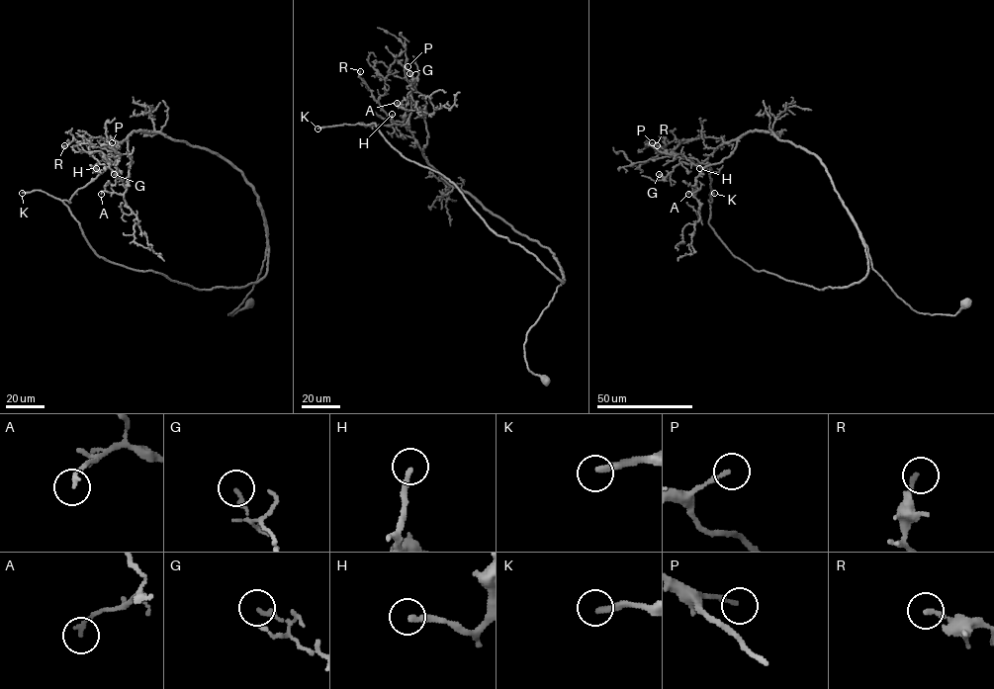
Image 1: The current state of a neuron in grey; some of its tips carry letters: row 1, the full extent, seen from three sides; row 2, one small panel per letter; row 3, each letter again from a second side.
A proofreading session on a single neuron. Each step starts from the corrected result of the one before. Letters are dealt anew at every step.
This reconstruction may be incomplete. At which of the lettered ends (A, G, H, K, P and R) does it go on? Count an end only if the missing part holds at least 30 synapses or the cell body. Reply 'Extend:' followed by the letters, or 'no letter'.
Extend: H, K

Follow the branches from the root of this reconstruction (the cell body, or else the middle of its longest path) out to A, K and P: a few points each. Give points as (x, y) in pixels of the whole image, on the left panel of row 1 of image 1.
A: (250, 303), (228, 314), (257, 279), (266, 226), (252, 186), (228, 162), (135, 130), (126, 191), (101, 194)
K: (250, 303), (228, 314), (256, 281), (266, 241), (258, 281), (198, 290), (100, 257), (61, 201), (22, 193)
P: (250, 303), (228, 314), (266, 246), (243, 175), (158, 132), (129, 136), (129, 168), (112, 142)

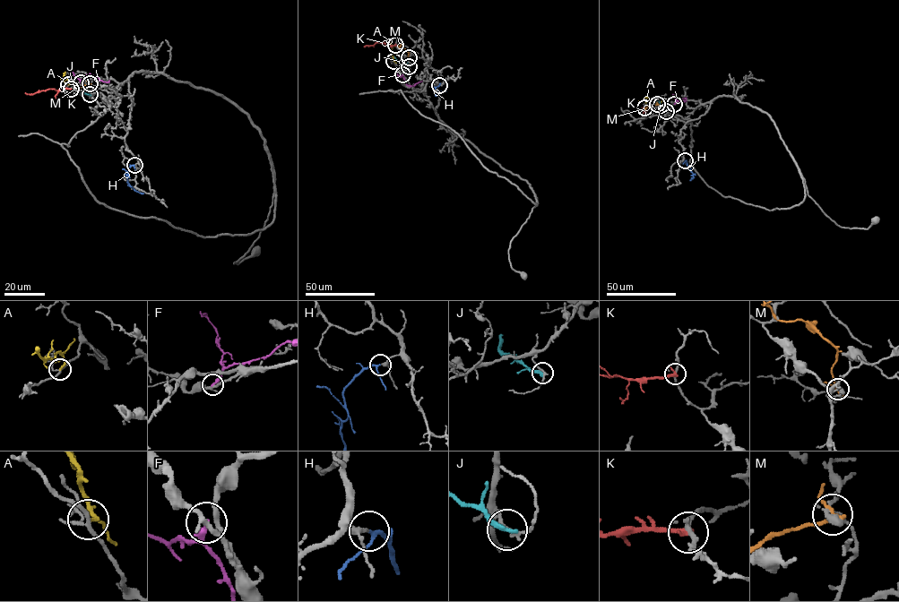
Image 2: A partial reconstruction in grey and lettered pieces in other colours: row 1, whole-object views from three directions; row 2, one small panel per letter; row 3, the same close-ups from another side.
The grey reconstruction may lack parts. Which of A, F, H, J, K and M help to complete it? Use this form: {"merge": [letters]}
{"merge": ["H"]}

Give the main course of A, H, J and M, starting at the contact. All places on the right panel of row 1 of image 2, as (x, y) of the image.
A: (661, 105), (646, 98), (638, 101)
H: (685, 160), (693, 174), (690, 179)
J: (666, 111), (654, 99)
M: (657, 104), (643, 108)

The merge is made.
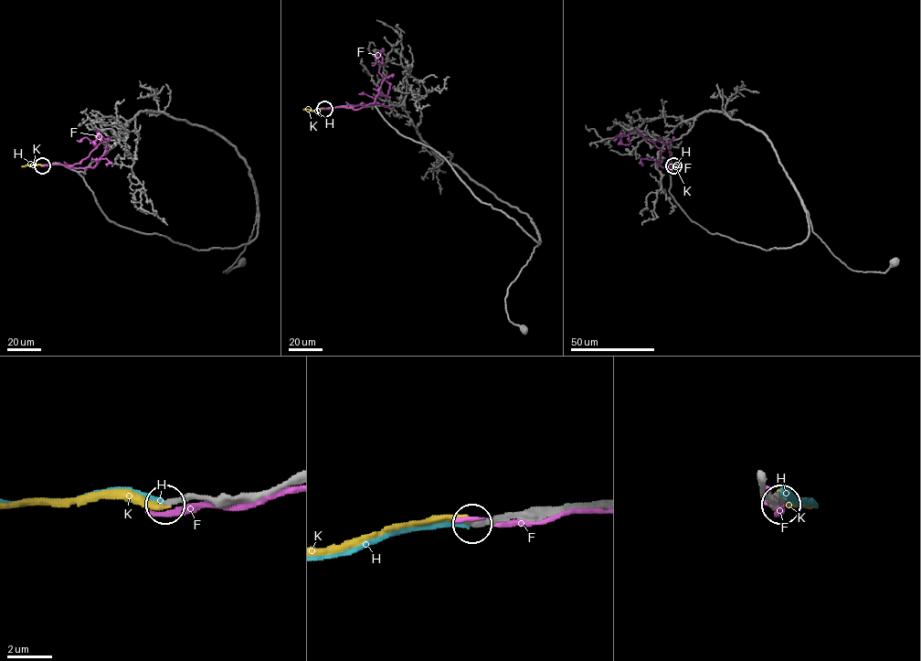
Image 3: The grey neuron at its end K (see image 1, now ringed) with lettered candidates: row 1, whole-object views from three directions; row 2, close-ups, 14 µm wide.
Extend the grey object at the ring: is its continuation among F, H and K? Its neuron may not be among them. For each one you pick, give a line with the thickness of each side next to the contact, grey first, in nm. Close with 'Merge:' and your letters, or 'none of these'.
H: 280/240 nm
Merge: H

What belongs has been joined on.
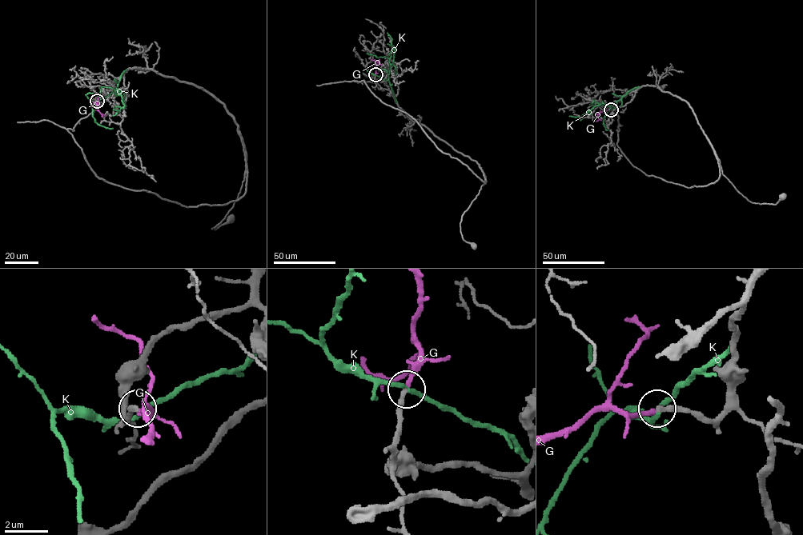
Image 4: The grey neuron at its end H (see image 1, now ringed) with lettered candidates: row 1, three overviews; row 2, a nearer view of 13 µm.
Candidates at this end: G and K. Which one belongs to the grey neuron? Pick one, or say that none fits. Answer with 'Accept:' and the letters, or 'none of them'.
Accept: G

